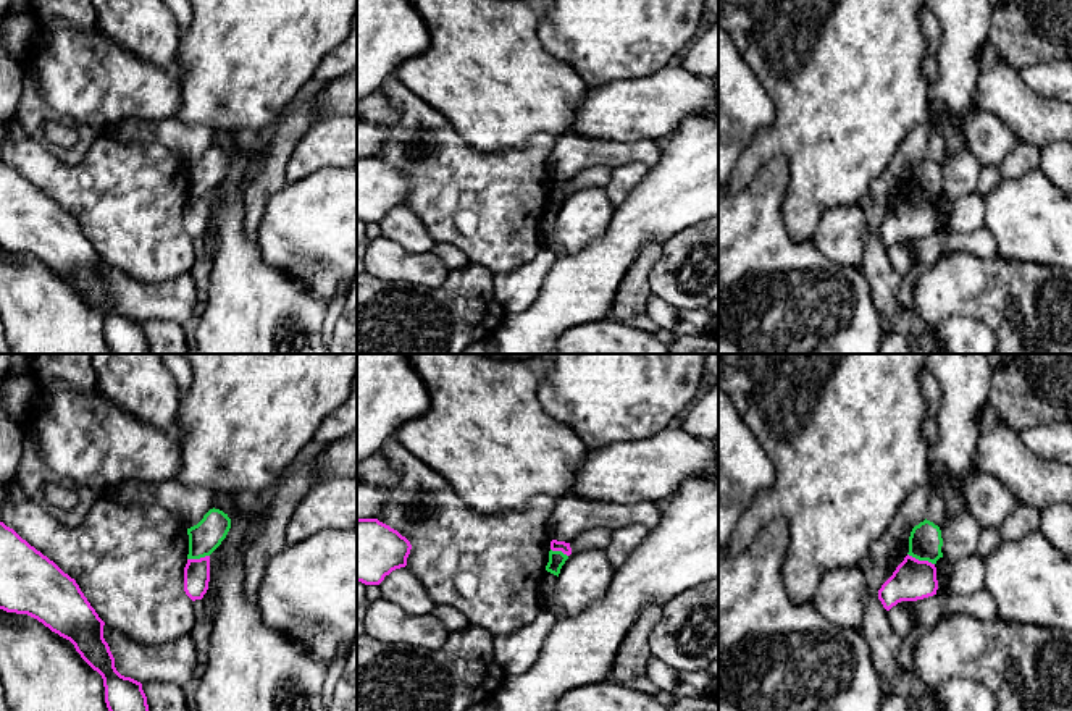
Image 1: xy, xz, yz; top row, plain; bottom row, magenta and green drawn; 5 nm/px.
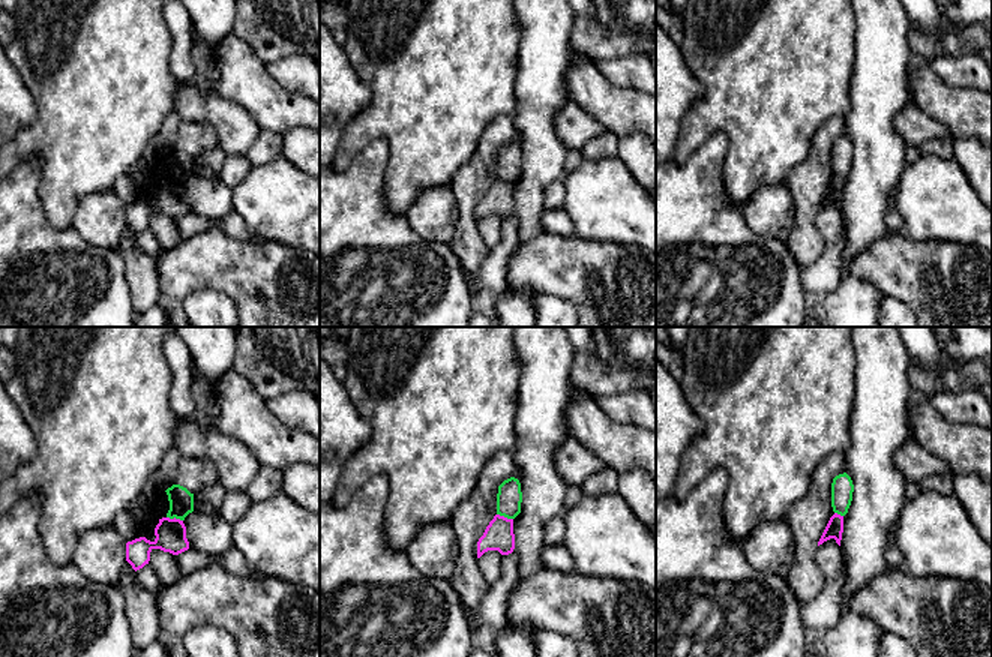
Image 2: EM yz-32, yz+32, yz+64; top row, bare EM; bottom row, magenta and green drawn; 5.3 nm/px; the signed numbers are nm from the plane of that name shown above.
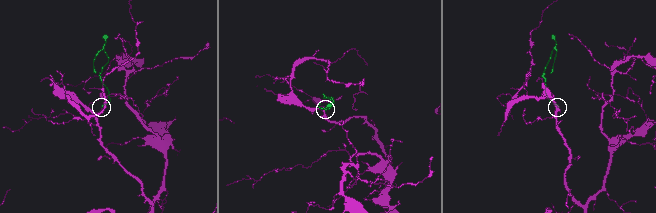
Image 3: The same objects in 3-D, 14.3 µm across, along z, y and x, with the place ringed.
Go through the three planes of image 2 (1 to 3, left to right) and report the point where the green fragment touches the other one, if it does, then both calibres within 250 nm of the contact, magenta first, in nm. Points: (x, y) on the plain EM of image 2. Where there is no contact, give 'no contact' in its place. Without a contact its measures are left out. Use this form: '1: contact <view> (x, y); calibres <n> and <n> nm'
1: contact yz-32 (174, 182); calibres 160 and 130 nm
2: contact yz+32 (503, 180); calibres 160 and 140 nm
3: contact yz+64 (839, 179); calibres 90 and 120 nm

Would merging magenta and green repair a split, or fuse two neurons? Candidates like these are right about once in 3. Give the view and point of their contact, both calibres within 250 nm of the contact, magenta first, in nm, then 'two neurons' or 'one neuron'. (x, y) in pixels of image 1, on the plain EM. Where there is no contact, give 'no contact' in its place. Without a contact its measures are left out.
meets magenta in yz at (921, 199); 200 nm thick on the magenta side, 170 nm on the other; two neurons

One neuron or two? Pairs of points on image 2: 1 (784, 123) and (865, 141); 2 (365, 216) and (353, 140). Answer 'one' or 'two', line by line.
1: two
2: two

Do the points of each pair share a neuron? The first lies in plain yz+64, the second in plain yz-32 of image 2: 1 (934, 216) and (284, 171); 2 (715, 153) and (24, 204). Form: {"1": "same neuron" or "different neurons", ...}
{"1": "same neuron", "2": "same neuron"}

